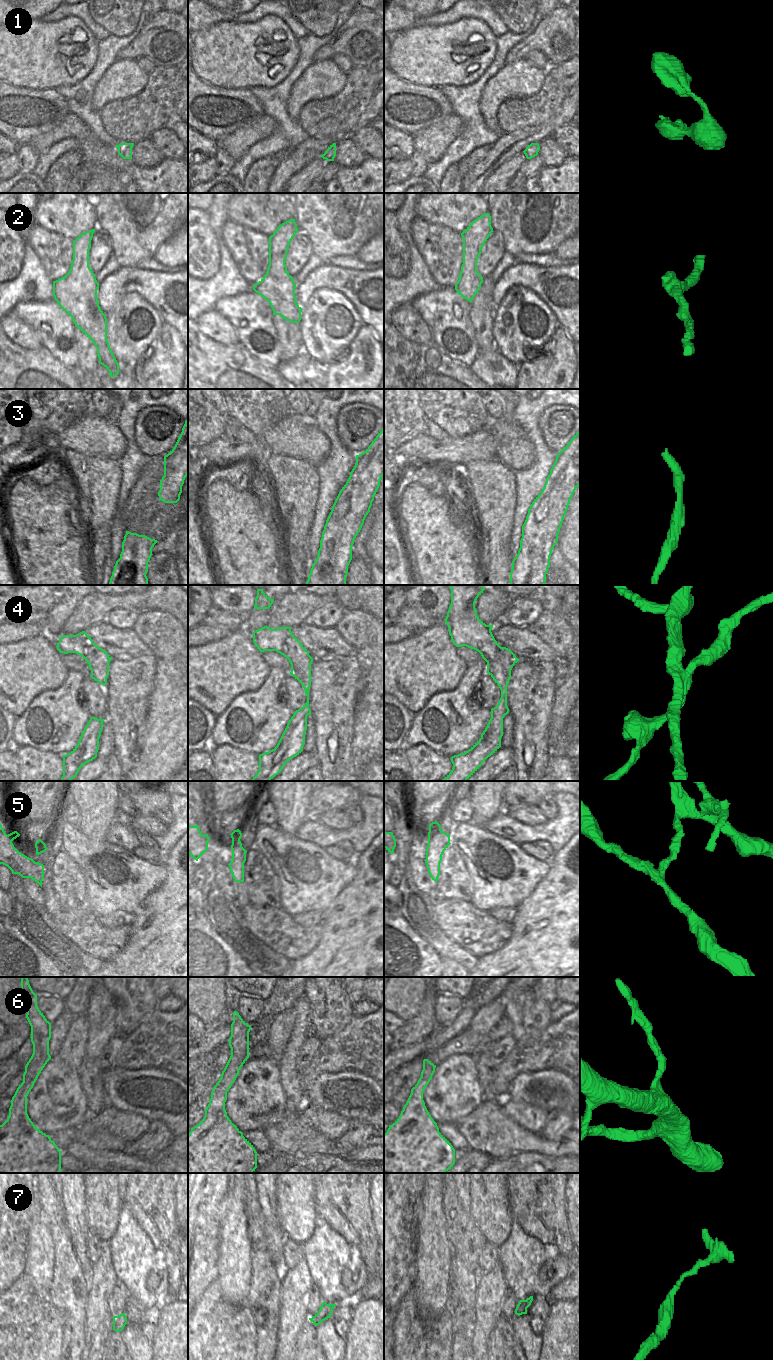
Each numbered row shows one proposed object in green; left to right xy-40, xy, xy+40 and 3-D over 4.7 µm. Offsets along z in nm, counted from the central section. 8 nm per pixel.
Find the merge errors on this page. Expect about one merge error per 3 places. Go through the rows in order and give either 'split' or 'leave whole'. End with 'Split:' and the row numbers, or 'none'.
1: leave whole
2: leave whole
3: leave whole
4: split
5: split
6: split
7: leave whole
Split: 4, 5, 6

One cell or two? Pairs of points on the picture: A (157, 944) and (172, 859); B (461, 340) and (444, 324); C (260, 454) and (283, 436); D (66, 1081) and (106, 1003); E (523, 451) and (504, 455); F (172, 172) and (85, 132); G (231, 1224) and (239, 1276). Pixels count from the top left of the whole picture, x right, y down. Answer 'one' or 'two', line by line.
A: one
B: one
C: two
D: two
E: one
F: one
G: one

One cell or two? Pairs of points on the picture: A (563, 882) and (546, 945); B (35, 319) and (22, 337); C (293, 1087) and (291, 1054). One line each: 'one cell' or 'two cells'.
A: one cell
B: two cells
C: one cell

